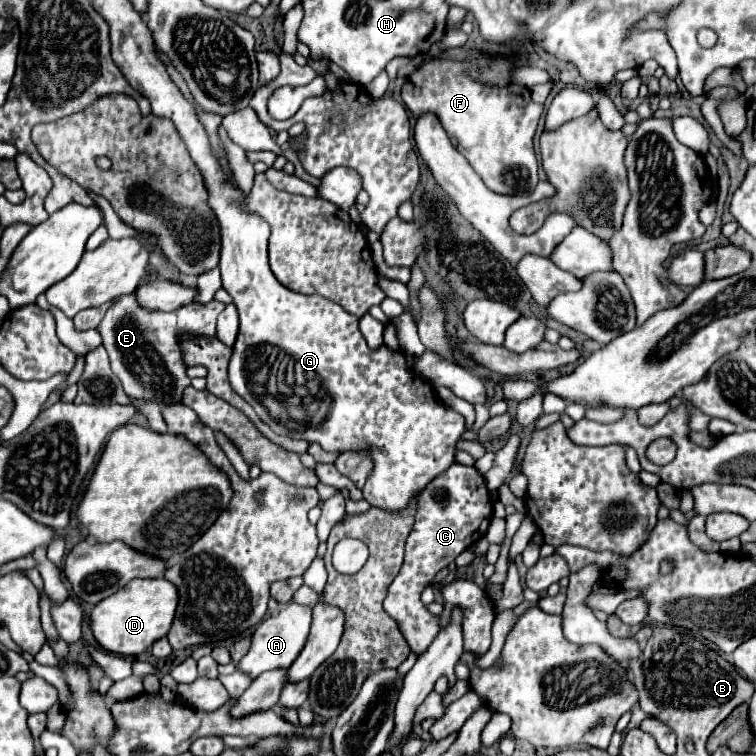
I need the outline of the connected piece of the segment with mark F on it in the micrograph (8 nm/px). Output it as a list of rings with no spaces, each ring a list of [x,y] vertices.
[[[433,59],[413,72],[402,87],[402,101],[418,117],[424,111],[438,115],[454,147],[462,149],[468,163],[490,191],[502,195],[524,195],[538,183],[538,161],[532,137],[536,133],[542,105],[530,99],[530,89],[510,83],[508,87],[480,83],[470,75],[466,61]]]

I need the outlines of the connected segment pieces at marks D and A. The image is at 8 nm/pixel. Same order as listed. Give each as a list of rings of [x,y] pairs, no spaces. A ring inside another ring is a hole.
[[[132,579],[126,587],[102,599],[92,615],[92,631],[96,641],[118,655],[140,655],[158,639],[166,637],[178,607],[178,589],[168,579]]]
[[[294,601],[286,603],[278,611],[278,615],[272,615],[258,625],[258,629],[252,635],[252,647],[248,655],[244,655],[244,659],[236,663],[236,667],[254,677],[278,667],[288,669],[294,663],[294,659],[300,655],[300,651],[304,649],[304,643],[310,633],[310,623],[312,623],[312,605],[302,605]]]

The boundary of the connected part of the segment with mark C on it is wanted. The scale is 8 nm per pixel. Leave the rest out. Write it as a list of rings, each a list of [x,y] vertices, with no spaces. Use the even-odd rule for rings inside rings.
[[[454,463],[452,467],[448,467],[448,471],[440,473],[420,495],[418,495],[418,513],[416,513],[416,521],[414,521],[414,527],[408,535],[408,541],[406,541],[406,555],[404,555],[404,565],[398,573],[398,577],[394,579],[394,583],[390,585],[388,589],[388,597],[384,599],[384,609],[386,613],[398,623],[402,635],[406,637],[410,649],[414,653],[422,653],[430,643],[432,639],[436,637],[438,629],[440,629],[440,619],[436,615],[432,615],[426,605],[420,601],[420,595],[426,587],[432,585],[434,577],[438,571],[442,571],[444,567],[448,567],[450,563],[454,563],[454,559],[466,551],[468,547],[472,547],[478,539],[484,537],[488,525],[490,525],[490,517],[492,517],[492,495],[486,487],[486,481],[484,477],[476,471],[476,467],[466,467],[466,465],[460,465],[460,463]]]

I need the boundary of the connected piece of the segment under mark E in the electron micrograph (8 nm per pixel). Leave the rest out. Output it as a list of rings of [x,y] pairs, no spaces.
[[[134,293],[112,299],[112,305],[98,325],[102,345],[110,355],[112,371],[124,385],[128,397],[136,401],[156,401],[160,405],[182,403],[182,391],[190,385],[186,367],[178,347],[178,335],[216,335],[216,317],[226,305],[218,301],[210,303],[188,303],[176,311],[144,311]]]

